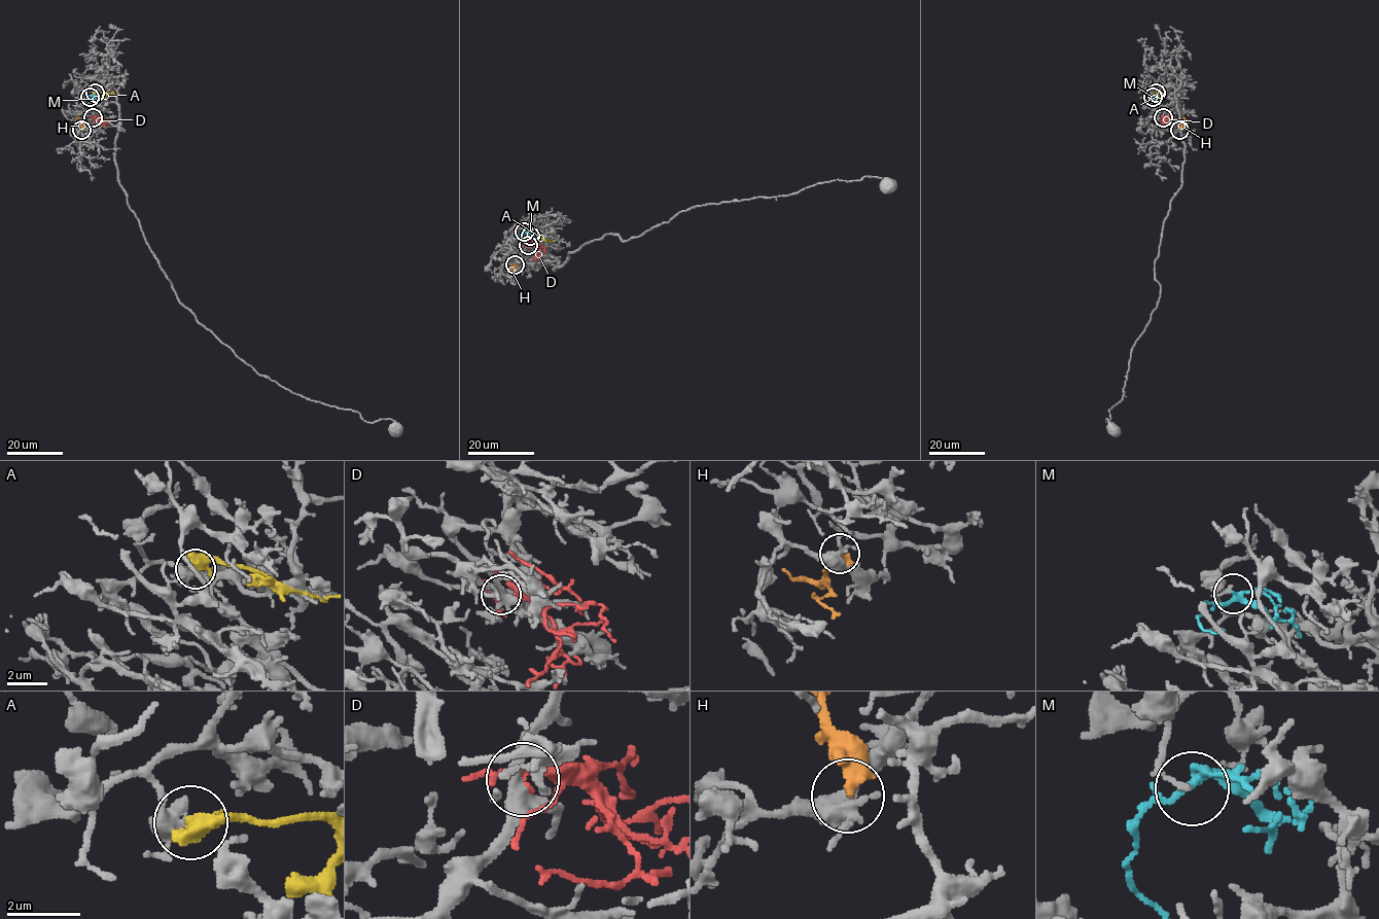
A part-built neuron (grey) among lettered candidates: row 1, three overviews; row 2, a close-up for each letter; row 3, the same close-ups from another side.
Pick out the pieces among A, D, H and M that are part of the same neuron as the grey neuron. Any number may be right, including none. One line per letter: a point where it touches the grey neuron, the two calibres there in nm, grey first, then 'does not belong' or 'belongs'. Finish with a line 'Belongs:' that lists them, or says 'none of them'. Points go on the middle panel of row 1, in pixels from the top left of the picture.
A: contact (530, 236); calibres 340 and 550 nm; does not belong
D: contact (528, 245); calibres 320 and 140 nm; does not belong
H: contact (515, 264); calibres 380 and 360 nm; does not belong
M: contact (524, 232); calibres 160 and 180 nm; does not belong
Belongs: none of them

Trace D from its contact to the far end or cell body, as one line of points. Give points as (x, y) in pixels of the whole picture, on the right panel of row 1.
D: (1164, 117), (1172, 119), (1176, 126)

